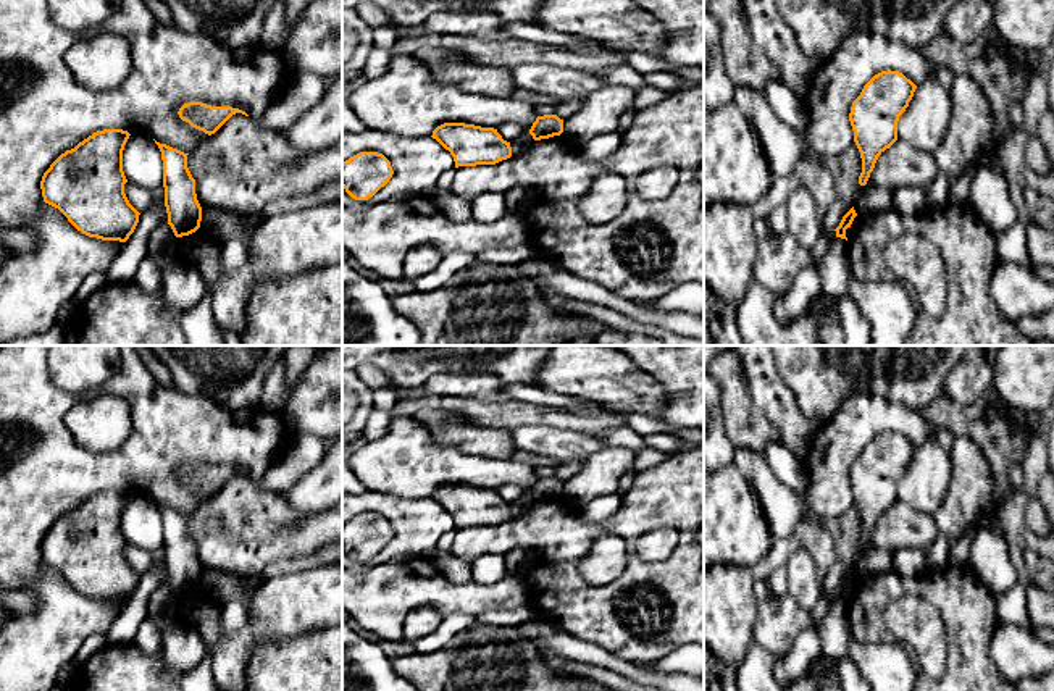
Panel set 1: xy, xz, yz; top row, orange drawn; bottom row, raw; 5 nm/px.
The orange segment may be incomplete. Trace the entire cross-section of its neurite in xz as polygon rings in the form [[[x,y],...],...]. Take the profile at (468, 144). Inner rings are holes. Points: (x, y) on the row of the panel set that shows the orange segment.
[[[444,123],[433,131],[436,139],[450,152],[458,166],[496,165],[512,157],[510,142],[494,128],[465,123]]]

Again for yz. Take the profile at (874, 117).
[[[899,71],[875,74],[852,102],[849,121],[860,152],[865,186],[878,157],[897,140],[899,116],[909,107],[917,86]]]

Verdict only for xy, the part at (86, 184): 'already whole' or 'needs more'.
already whole

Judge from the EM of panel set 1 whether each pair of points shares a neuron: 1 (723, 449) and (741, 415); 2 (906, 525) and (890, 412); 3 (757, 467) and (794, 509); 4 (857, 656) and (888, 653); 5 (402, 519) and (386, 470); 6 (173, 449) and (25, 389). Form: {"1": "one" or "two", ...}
{"1": "two", "2": "two", "3": "one", "4": "one", "5": "two", "6": "one"}

